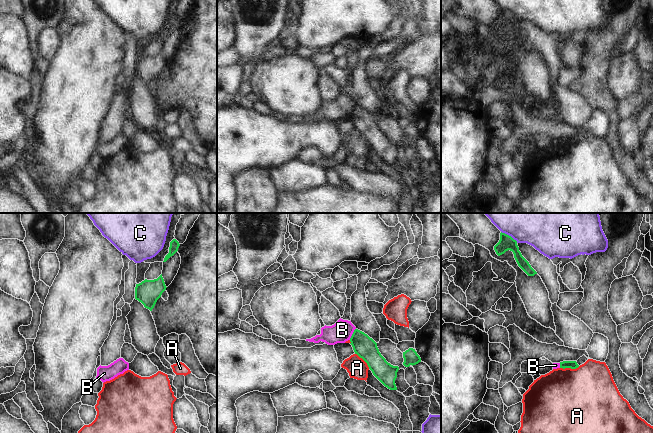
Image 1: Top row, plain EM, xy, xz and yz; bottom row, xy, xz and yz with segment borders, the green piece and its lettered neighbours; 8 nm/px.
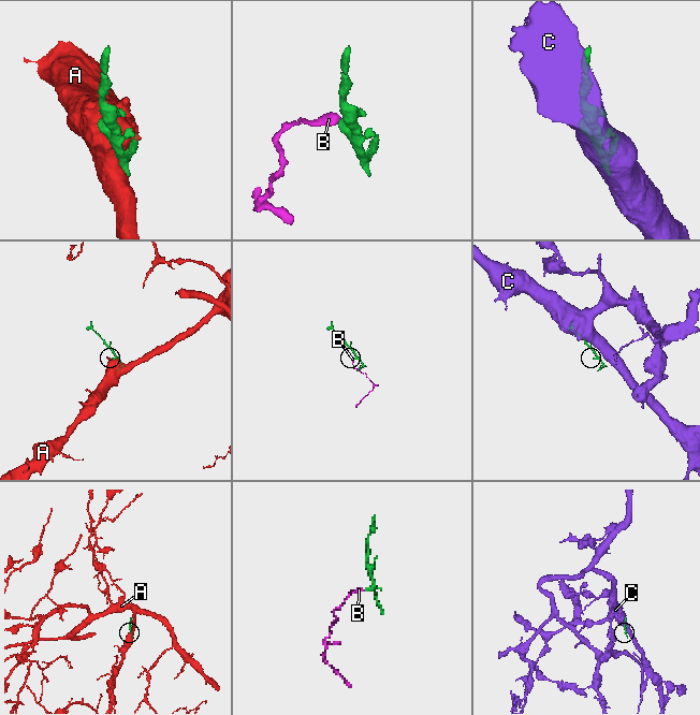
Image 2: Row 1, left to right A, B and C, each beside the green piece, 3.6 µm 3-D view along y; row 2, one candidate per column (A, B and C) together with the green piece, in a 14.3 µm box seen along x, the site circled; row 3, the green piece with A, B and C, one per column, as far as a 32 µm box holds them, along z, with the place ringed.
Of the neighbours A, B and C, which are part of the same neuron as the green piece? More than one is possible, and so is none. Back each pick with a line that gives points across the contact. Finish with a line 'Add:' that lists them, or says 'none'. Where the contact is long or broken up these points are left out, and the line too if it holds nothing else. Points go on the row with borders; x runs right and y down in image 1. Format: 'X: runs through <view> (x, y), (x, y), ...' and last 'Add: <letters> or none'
Add: none

